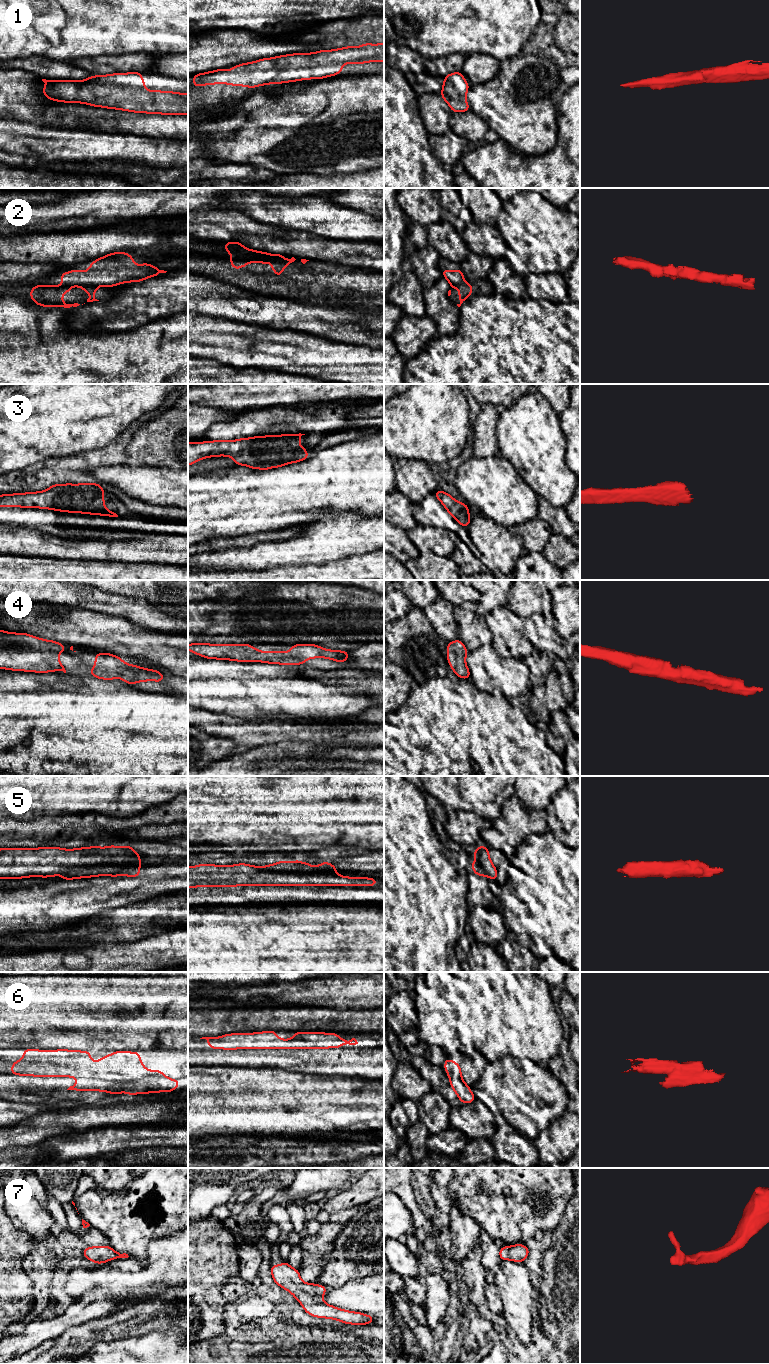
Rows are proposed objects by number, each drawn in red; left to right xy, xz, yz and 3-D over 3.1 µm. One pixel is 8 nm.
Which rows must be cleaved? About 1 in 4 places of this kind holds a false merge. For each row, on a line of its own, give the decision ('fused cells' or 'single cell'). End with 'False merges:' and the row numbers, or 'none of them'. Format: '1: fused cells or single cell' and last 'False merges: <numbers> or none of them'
1: single cell
2: fused cells
3: single cell
4: single cell
5: fused cells
6: single cell
7: single cell
False merges: 2, 5

